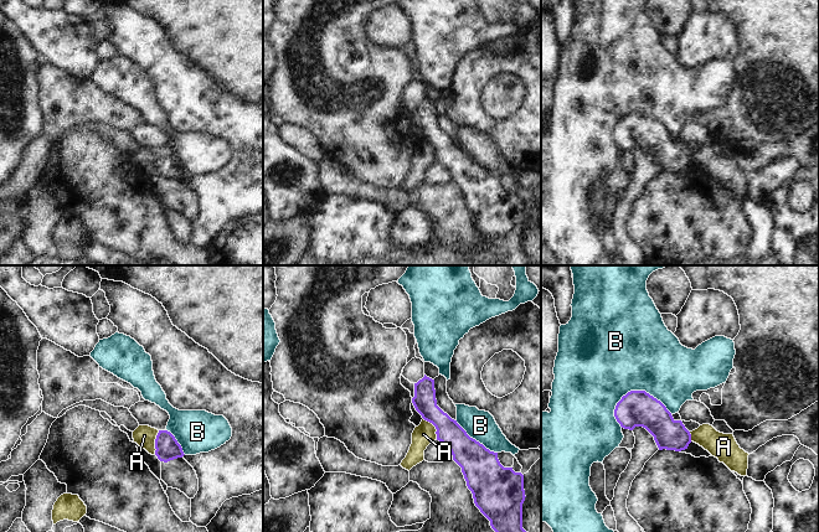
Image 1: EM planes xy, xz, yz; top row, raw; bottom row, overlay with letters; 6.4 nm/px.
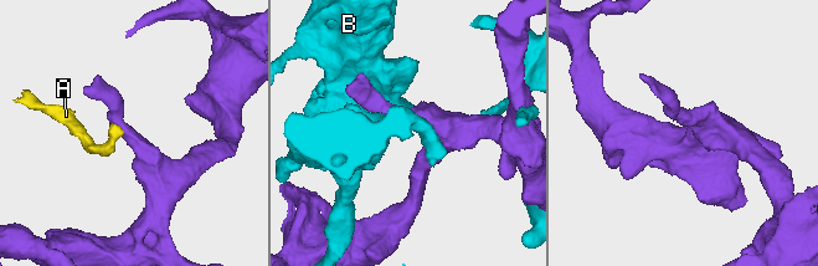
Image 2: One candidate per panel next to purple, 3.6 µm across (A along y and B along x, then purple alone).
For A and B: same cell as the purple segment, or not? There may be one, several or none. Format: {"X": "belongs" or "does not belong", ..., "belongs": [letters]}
{"A": "does not belong", "B": "does not belong", "belongs": []}

